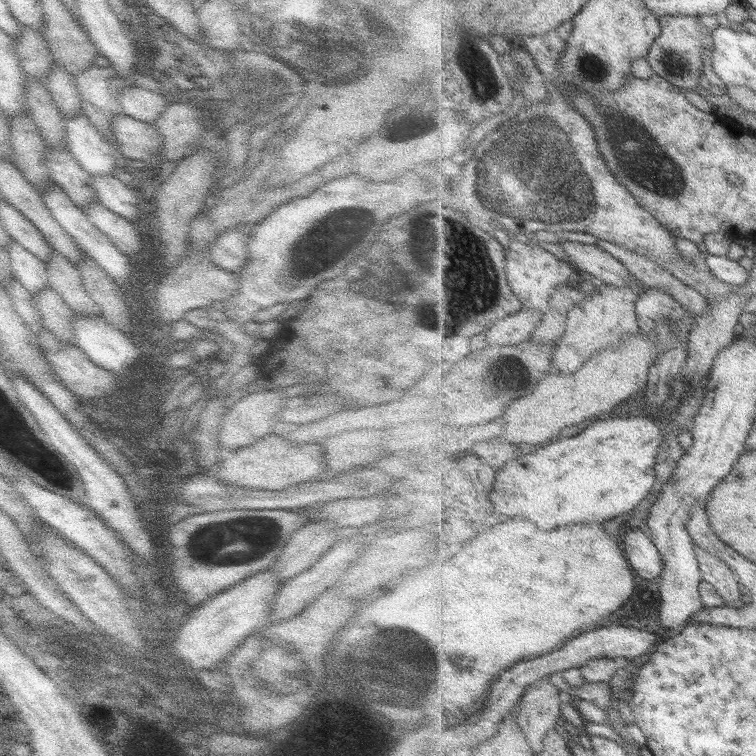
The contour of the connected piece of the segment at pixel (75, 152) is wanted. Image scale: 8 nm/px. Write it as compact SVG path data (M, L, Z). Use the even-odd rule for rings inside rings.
M81 112L65 118L67 146L74 159L92 176L112 176L116 164L114 150L104 135L90 123L87 114Z

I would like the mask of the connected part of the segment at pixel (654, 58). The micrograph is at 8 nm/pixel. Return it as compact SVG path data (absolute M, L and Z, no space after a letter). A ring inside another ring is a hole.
M666 15L661 17L661 21L663 33L649 52L650 64L658 75L669 79L683 90L701 91L700 80L706 68L702 62L702 54L704 54L704 48L712 53L715 49L713 29L702 26L695 16Z

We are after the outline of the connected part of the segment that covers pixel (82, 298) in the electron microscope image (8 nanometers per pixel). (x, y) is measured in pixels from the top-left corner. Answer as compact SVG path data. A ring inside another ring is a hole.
M57 250L51 254L47 272L50 286L64 298L75 314L84 314L86 317L101 314L100 307L84 290L81 270Z

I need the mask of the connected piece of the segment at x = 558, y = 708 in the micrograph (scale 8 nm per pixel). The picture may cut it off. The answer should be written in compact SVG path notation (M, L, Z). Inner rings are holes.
M549 677L532 685L524 694L523 705L516 713L516 720L525 730L534 750L538 754L545 749L545 740L554 729L561 728L562 700L560 688L550 682Z

